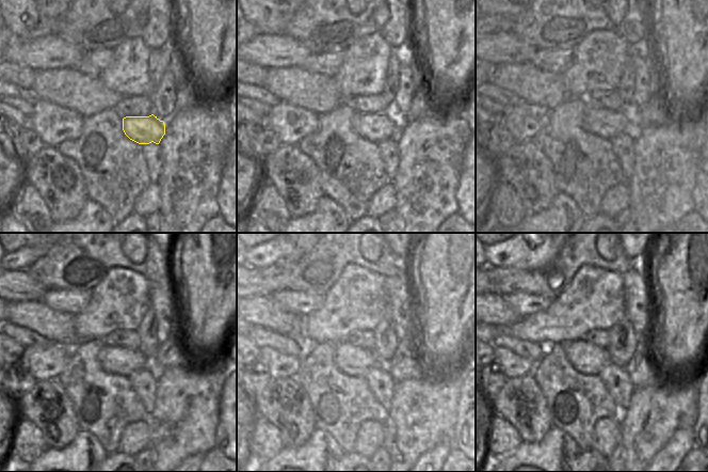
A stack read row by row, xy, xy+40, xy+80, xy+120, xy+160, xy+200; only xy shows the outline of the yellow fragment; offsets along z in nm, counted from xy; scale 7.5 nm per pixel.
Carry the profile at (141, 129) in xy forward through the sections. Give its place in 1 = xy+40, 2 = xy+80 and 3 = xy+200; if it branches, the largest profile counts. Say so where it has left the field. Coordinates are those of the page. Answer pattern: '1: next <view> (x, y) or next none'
1: next xy+40 (377, 127)
2: next xy+80 (601, 122)
3: next xy+200 (585, 358)

